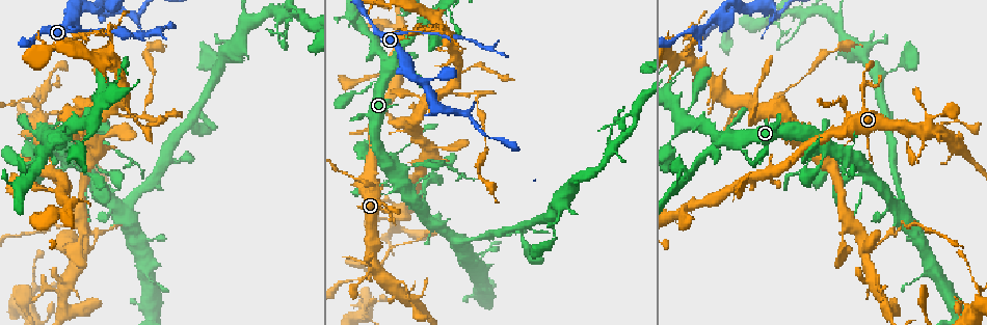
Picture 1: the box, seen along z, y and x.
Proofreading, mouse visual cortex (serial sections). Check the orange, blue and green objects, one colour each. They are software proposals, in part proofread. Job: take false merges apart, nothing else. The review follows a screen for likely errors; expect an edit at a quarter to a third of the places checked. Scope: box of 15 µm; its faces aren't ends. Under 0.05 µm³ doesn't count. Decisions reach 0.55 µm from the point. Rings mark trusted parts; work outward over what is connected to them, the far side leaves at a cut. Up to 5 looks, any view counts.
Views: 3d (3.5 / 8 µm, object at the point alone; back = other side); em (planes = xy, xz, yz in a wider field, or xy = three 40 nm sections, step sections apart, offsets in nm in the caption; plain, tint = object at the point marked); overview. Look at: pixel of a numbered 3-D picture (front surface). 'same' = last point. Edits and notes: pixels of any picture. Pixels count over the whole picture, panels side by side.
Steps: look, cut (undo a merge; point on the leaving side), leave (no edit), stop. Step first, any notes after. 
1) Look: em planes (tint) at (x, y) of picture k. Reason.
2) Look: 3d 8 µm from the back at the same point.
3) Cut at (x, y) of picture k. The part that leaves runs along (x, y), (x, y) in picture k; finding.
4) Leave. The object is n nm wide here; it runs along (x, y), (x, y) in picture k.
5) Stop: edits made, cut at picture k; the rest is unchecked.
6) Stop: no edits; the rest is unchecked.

Look: 3d 3.5 µm at (87, 33) of picture 1. Narrows sharply.

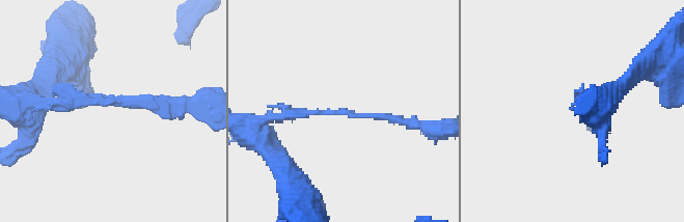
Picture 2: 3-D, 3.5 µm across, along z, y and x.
Look: em xy step 2 (tint) at (337, 113) of picture 2. The arms are 150, 150 nm wide; shape alone is not enough.

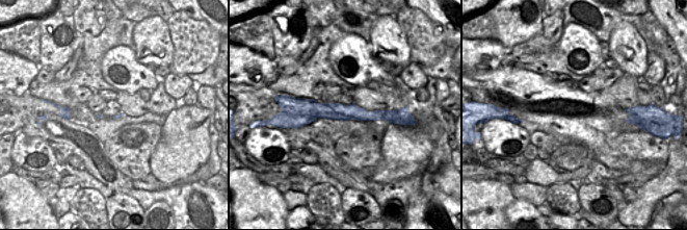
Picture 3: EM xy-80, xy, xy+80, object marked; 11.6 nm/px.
Cut at (115, 101) of picture 2. A second cell is stuck on.

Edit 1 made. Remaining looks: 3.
Look: overview.

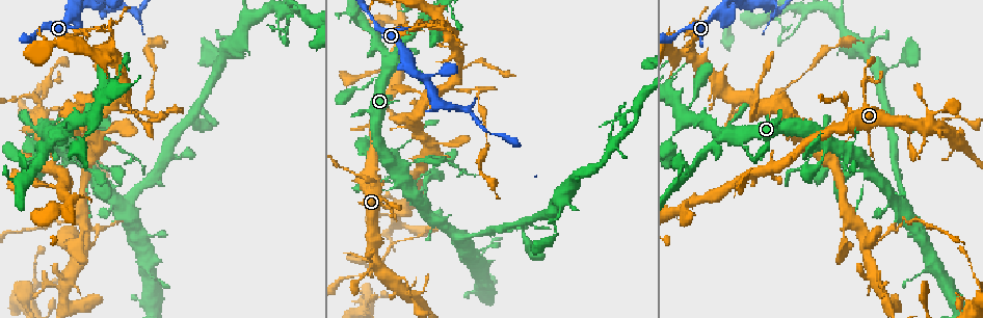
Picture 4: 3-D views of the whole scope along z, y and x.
Look: 3d 8 µm at (50, 77) of picture 4. Sudden change in width.

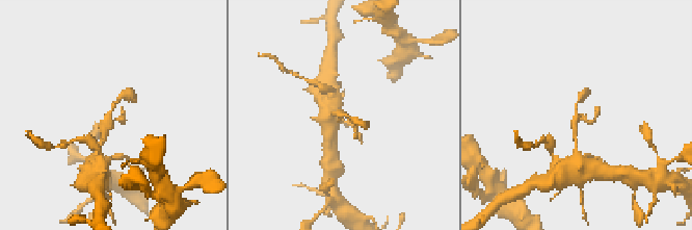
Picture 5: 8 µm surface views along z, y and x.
Look: em xy step 3 (tint) at (109, 115) of picture 5.

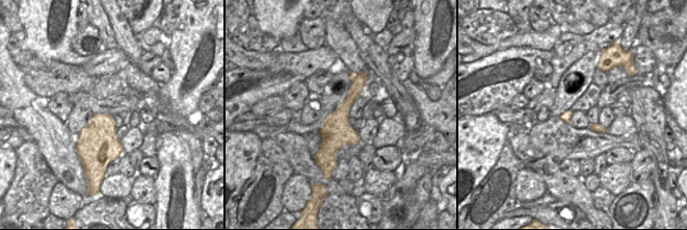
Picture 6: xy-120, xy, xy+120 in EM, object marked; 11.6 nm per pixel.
Leave. It runs along (101, 142), (110, 110), (128, 93) in picture 5; continuous, no second cell.

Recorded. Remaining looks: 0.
Stop: edits made, cut at picture 2; the rest is unchecked.

